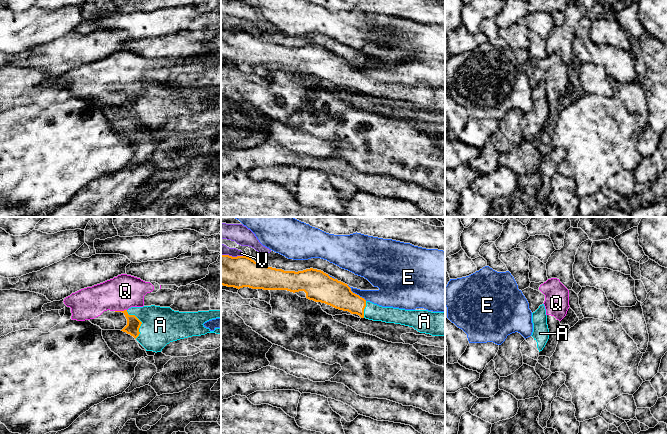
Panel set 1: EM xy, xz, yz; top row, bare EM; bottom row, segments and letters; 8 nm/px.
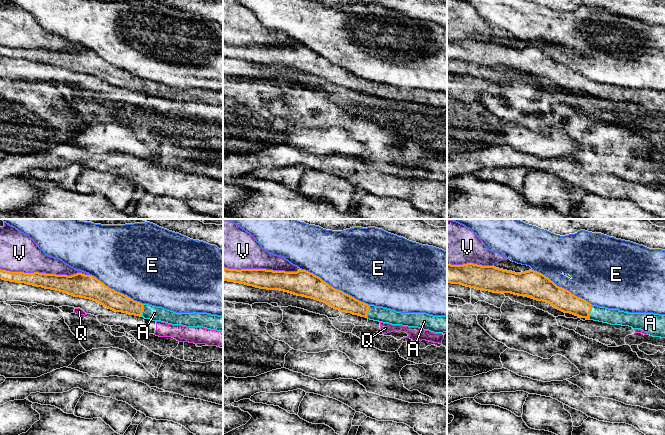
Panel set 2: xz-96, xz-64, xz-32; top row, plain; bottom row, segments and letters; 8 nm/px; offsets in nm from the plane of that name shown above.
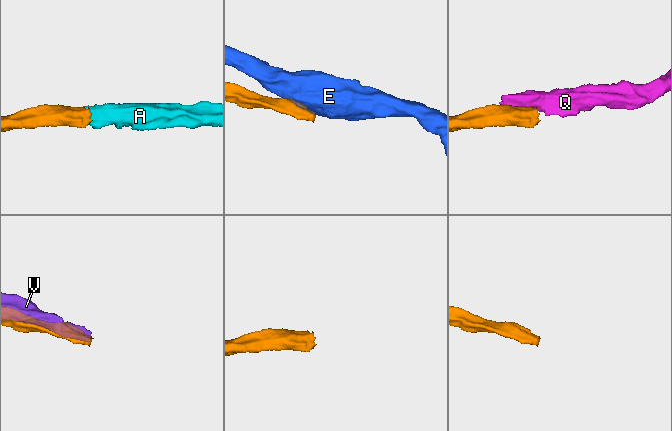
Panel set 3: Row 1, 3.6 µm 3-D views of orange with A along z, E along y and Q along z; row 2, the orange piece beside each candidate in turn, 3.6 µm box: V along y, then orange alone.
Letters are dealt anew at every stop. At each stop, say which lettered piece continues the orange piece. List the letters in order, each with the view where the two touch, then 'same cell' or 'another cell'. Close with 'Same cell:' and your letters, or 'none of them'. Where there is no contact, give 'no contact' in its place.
A: meets orange in xy; same cell
E: meets orange in xz; another cell
Q: meets orange in xy; another cell
V: meets orange in xz; another cell
Same cell: A

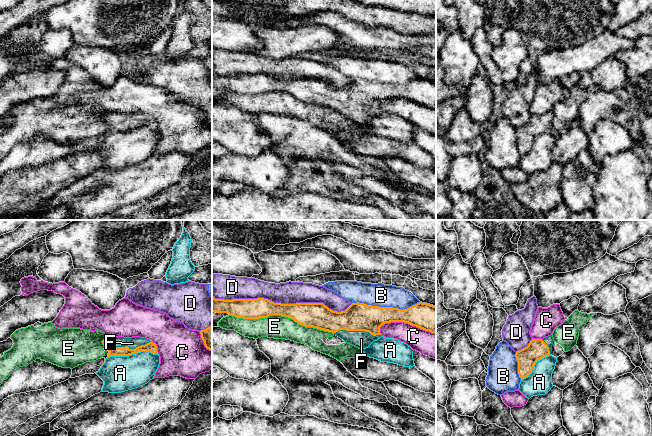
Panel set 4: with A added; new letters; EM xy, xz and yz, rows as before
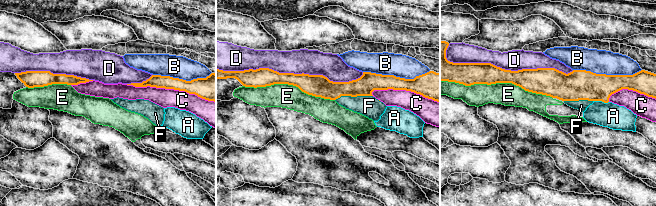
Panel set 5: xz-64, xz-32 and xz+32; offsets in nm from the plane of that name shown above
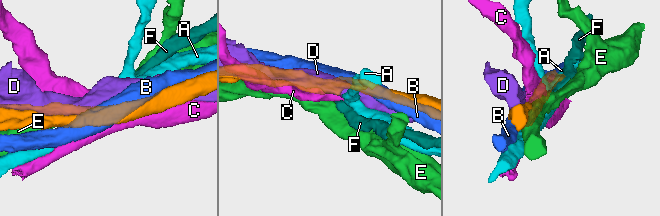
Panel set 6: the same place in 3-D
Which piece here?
A: meets orange in xy; another cell
B: meets orange in xz; another cell
C: meets orange in xz; another cell
D: meets orange in xz; another cell
E: meets orange in xz; another cell
F: meets orange in xz; same cell
Same cell: F

